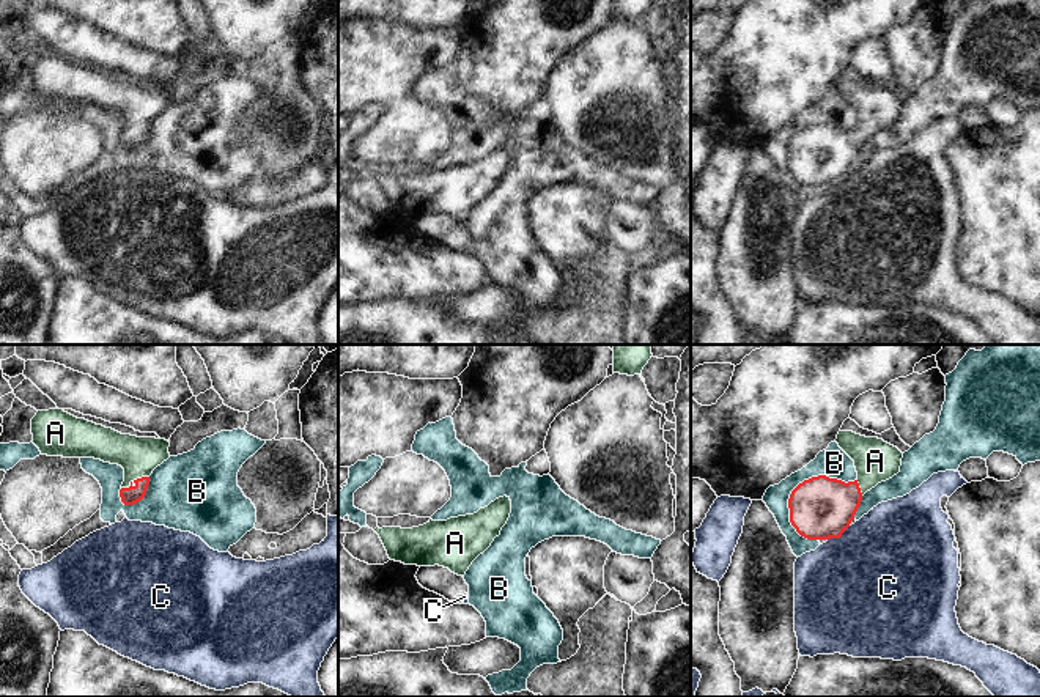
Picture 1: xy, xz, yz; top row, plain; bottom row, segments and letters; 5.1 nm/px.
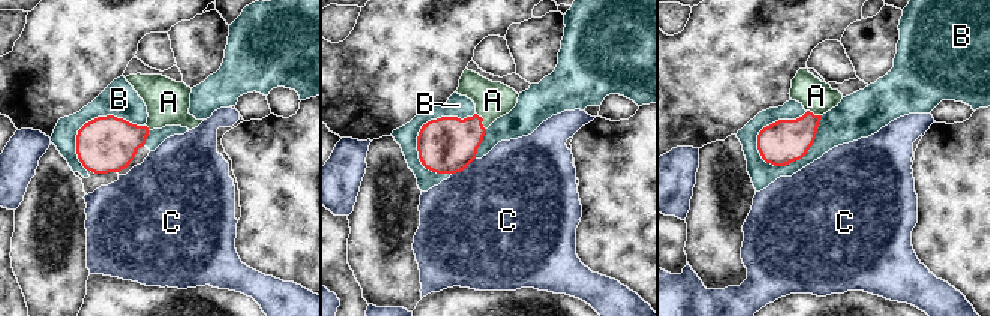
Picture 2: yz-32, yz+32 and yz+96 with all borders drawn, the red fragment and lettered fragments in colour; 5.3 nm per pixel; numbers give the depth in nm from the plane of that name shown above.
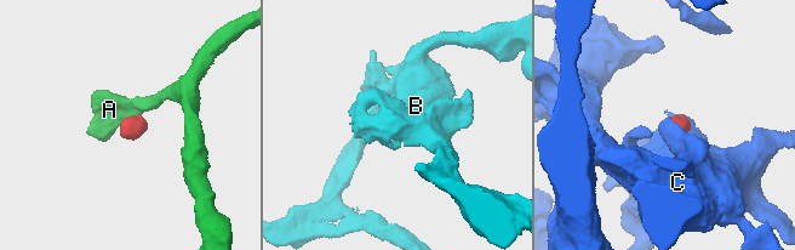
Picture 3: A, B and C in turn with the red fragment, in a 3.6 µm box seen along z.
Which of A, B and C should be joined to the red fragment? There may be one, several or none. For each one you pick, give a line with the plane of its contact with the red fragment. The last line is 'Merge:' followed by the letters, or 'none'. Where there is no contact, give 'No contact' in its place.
A: Touches red in xy
Merge: A

